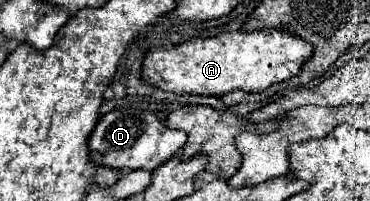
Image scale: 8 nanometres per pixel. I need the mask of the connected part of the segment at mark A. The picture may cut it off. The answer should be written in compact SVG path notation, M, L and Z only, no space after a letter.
M260 29L260 31L234 31L224 33L218 37L208 39L190 39L178 47L164 49L164 47L150 47L144 61L142 61L142 79L148 85L154 85L162 91L170 93L188 93L188 95L224 95L234 89L248 91L248 93L260 93L268 89L274 83L286 81L294 75L298 75L302 63L310 59L312 47L310 43L304 43L304 39L298 39L290 33L282 33L278 29Z

